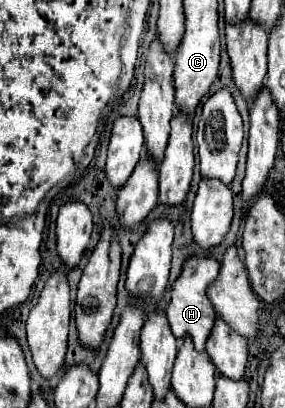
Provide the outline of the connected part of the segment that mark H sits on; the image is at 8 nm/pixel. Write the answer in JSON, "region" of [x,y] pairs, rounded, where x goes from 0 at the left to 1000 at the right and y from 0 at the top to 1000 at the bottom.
{"region":[[[681,623],[674,632],[660,632],[646,642],[632,676],[604,696],[596,750],[582,755],[604,814],[611,814],[618,828],[667,824],[688,858],[716,858],[723,828],[730,828],[730,819],[737,819],[737,809],[751,799],[751,784],[758,784],[751,750],[723,725],[723,706],[758,686],[765,662],[772,662],[772,642],[758,642],[751,627],[737,627],[737,623]]]}

